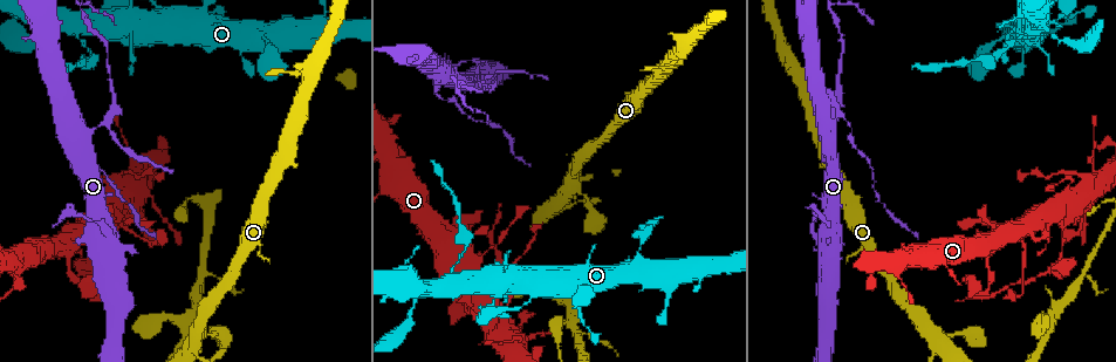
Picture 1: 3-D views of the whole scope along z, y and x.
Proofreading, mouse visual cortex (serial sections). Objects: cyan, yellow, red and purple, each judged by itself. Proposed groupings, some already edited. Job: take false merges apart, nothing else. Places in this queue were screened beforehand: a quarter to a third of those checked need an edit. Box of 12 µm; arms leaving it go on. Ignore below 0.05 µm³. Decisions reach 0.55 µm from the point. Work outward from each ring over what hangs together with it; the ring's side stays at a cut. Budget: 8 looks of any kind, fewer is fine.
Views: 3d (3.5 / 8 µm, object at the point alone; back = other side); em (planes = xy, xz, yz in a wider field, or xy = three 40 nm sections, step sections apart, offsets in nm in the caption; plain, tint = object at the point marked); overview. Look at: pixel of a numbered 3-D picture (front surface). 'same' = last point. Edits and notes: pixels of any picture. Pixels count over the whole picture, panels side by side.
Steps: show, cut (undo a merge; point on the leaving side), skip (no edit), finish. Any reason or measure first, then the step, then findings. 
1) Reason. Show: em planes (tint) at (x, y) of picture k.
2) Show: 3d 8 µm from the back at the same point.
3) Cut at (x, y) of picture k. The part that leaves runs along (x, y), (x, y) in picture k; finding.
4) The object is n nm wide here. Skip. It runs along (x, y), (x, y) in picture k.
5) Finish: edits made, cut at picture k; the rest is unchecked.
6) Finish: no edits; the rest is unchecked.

Thick turns thin. Show: 3d 3.5 µm at (1064, 220) of picture 1.

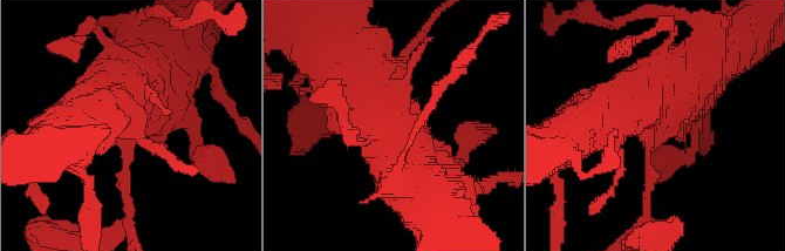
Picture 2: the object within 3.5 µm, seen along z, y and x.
Show: em xy step 1 (tint) at (653, 128) of picture 2.

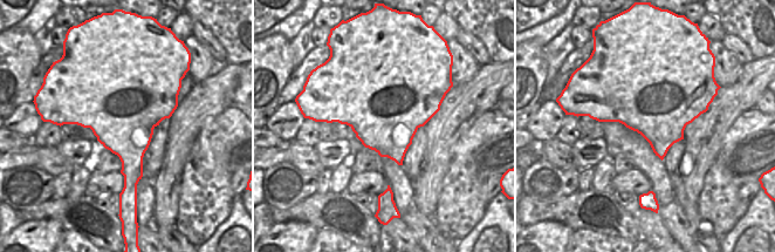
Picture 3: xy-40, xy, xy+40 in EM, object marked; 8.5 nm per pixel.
Skip. It runs along (336, 52), (405, 167) in picture 2; continuous, no second cell.

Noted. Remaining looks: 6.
Side arm on a straight run. Show: 3d 3.5 µm at (454, 274) of picture 1.

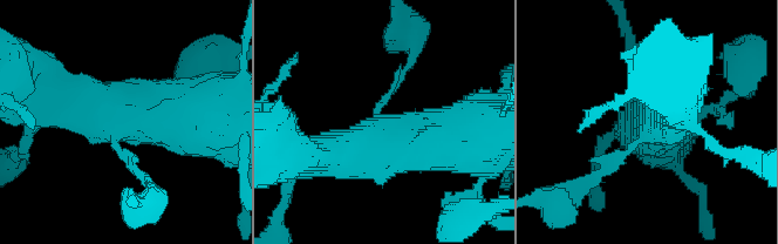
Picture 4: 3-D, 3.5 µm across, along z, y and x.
3 arms meet here; the arms are 100, 600, 800 nm wide; need the tissue. Show: em xy step 5 (tint) at (645, 135) of picture 4.

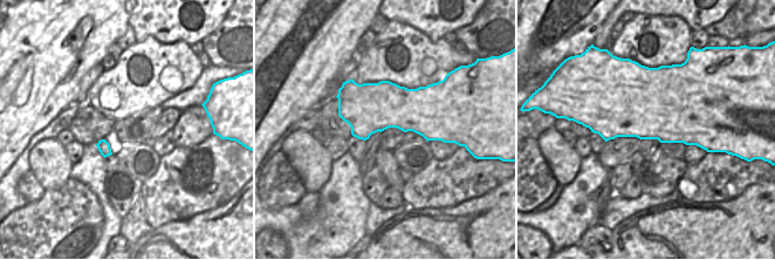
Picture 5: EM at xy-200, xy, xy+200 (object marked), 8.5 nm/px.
Skip. It runs along (464, 133), (386, 136), (313, 157) in picture 4; continuous, no second cell.

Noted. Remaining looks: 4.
Narrows sharply. Show: 3d 3.5 µm at (459, 217) of picture 1.

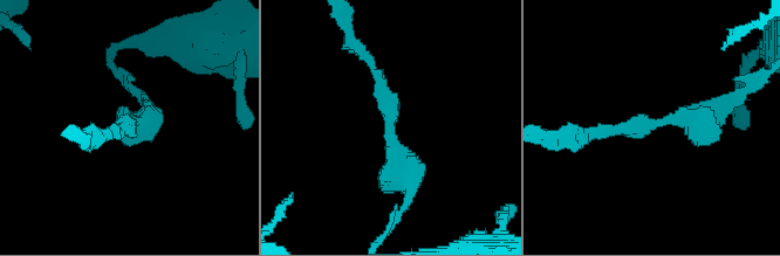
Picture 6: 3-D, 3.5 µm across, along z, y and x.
The arms are 150, 300 nm wide; shape alone is not enough. Show: em planes (tint) at (660, 125) of picture 6.

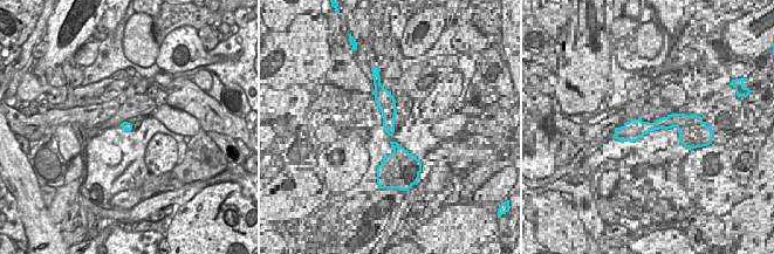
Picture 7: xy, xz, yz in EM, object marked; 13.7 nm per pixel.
Show: em xy step 2 (tint) at the same point.

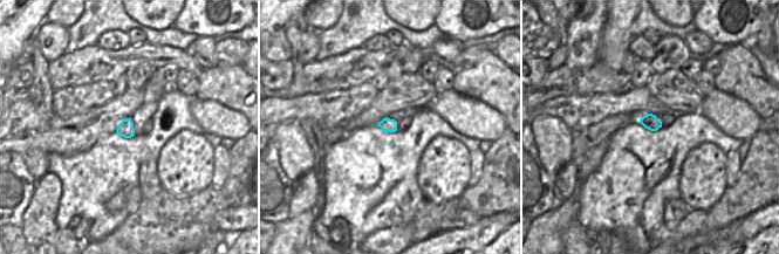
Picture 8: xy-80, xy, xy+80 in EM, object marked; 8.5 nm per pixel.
The object is 120 nm wide here. Cut at (378, 92) of picture 6. The part that leaves runs along (391, 130), (377, 74), (349, 37) in picture 6; a second cell is stuck on.

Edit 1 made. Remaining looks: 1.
Finish: edits made, cut at picture 6; the rest is unchecked.

